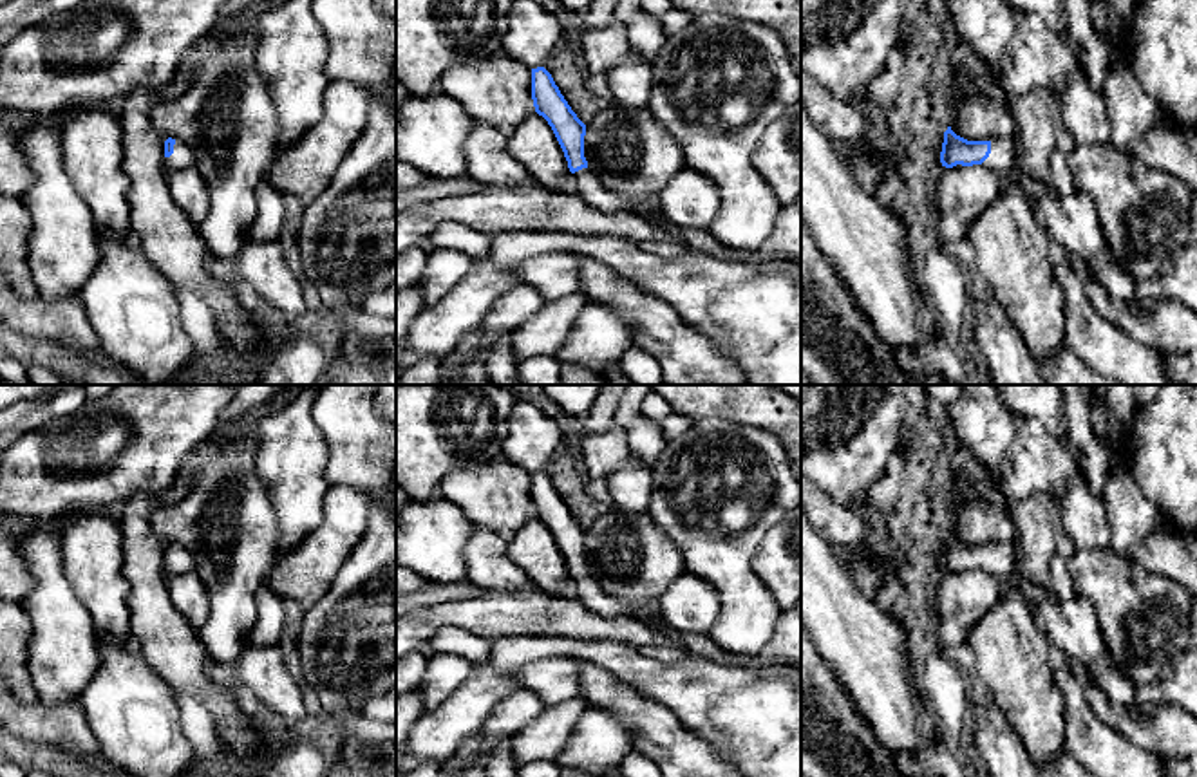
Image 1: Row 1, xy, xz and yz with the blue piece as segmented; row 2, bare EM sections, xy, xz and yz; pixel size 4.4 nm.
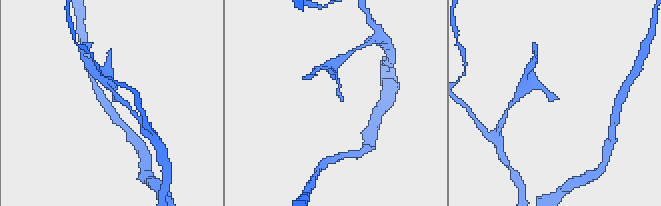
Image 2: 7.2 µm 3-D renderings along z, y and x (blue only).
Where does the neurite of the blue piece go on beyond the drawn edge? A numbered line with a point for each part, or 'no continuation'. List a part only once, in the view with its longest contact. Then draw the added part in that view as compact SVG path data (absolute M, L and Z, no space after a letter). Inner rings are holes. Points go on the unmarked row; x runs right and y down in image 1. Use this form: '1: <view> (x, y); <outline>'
1: yz (1004, 559); M1002 542L991 546L991 558L982 567L991 575L1011 575L1018 571L1020 555L1014 542Z

